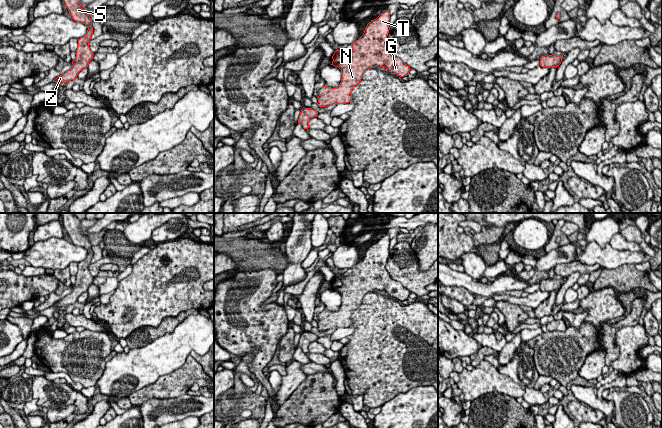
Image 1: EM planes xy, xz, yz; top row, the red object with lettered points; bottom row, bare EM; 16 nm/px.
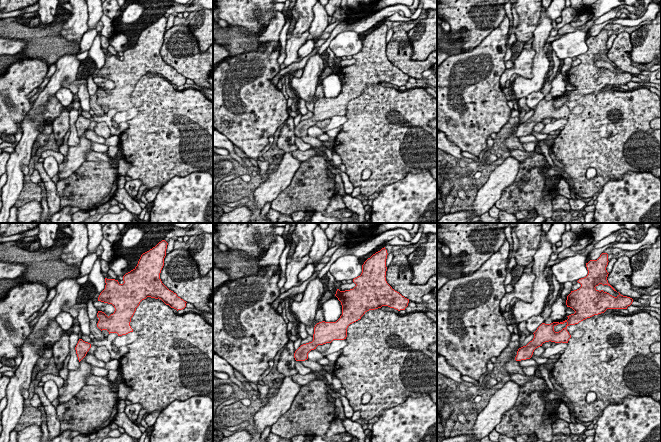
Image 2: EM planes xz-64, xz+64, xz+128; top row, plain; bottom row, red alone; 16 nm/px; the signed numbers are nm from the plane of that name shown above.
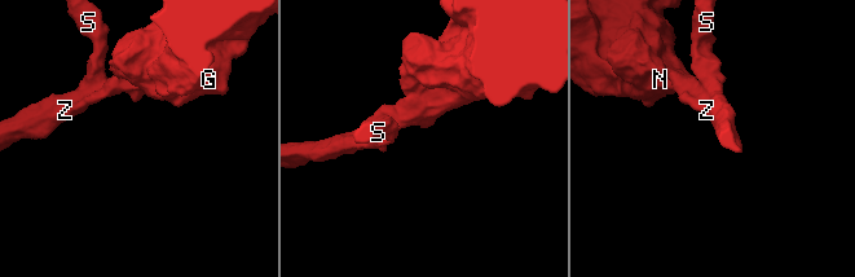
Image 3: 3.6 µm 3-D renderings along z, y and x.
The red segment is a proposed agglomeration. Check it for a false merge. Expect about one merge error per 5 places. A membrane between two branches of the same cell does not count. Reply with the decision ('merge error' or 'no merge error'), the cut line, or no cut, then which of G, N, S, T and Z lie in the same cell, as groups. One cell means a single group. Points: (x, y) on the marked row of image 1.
no merge error; no cut; G N S T Z

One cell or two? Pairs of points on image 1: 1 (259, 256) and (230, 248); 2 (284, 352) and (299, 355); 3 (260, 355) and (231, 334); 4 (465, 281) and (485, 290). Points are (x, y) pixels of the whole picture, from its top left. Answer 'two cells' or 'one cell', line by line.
1: one cell
2: two cells
3: one cell
4: one cell

